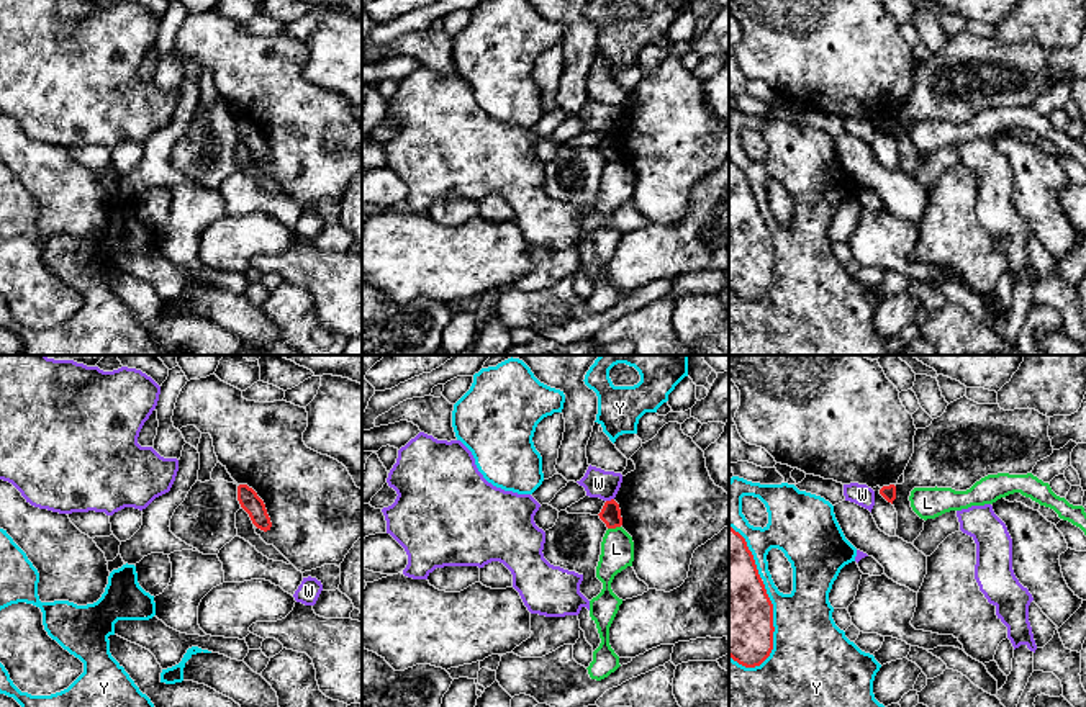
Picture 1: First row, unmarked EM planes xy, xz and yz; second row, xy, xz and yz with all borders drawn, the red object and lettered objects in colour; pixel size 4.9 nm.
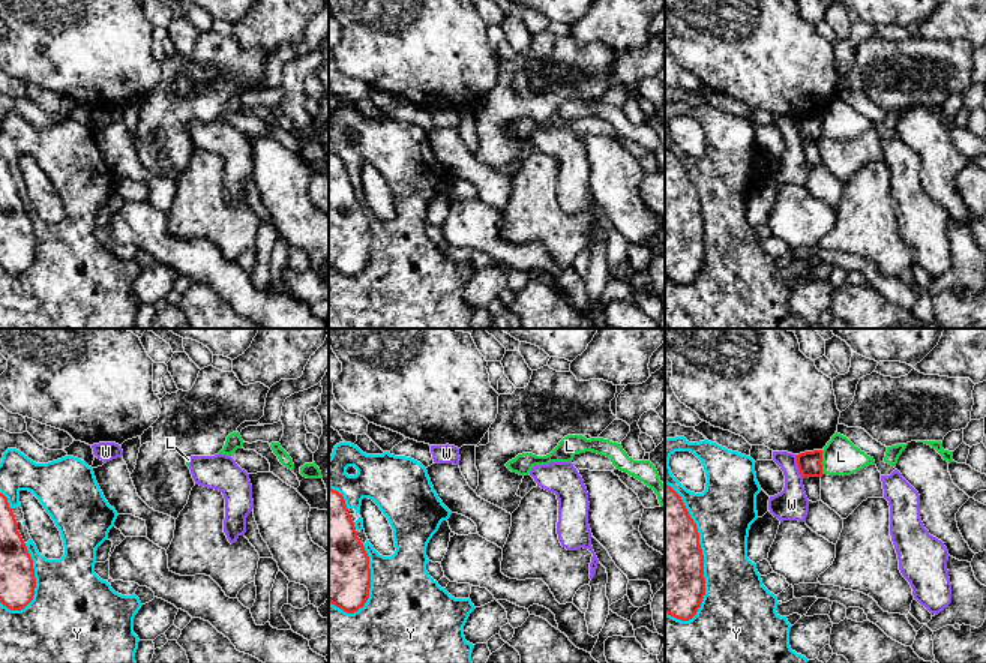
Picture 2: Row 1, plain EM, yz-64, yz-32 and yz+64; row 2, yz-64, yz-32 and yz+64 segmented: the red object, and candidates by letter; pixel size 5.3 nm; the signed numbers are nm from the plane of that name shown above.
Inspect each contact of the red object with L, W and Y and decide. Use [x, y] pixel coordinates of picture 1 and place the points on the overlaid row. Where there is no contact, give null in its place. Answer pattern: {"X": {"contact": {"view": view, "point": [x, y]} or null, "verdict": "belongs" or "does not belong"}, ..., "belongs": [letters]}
{"L": {"contact": {"view": "xz", "point": [613, 527]}, "verdict": "does not belong"}, "W": {"contact": {"view": "xz", "point": [611, 499]}, "verdict": "does not belong"}, "Y": {"contact": {"view": "yz", "point": [773, 630]}, "verdict": "does not belong"}, "belongs": []}

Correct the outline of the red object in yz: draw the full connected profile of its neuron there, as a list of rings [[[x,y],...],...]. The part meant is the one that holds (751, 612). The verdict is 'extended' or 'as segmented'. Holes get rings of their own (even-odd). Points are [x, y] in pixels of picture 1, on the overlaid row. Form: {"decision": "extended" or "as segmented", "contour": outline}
{"decision": "as segmented", "contour": [[[729,527],[729,656],[745,668],[760,666],[773,650],[773,604],[745,538]]]}

